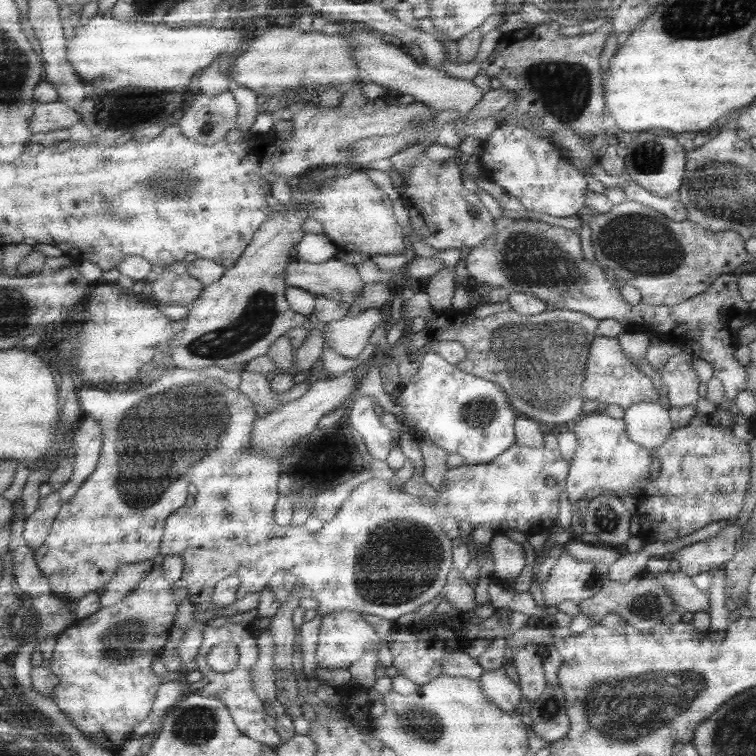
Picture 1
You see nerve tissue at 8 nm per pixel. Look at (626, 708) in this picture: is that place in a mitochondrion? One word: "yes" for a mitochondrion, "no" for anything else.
yes

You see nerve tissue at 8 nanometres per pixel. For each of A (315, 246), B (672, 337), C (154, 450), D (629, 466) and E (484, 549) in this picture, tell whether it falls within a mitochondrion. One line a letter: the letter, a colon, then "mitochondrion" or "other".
A: other
B: other
C: mitochondrion
D: other
E: other

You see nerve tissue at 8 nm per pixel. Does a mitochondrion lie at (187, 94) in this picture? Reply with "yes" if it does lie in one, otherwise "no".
no

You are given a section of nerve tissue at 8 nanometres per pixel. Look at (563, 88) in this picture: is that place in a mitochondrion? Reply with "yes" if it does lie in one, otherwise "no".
yes

